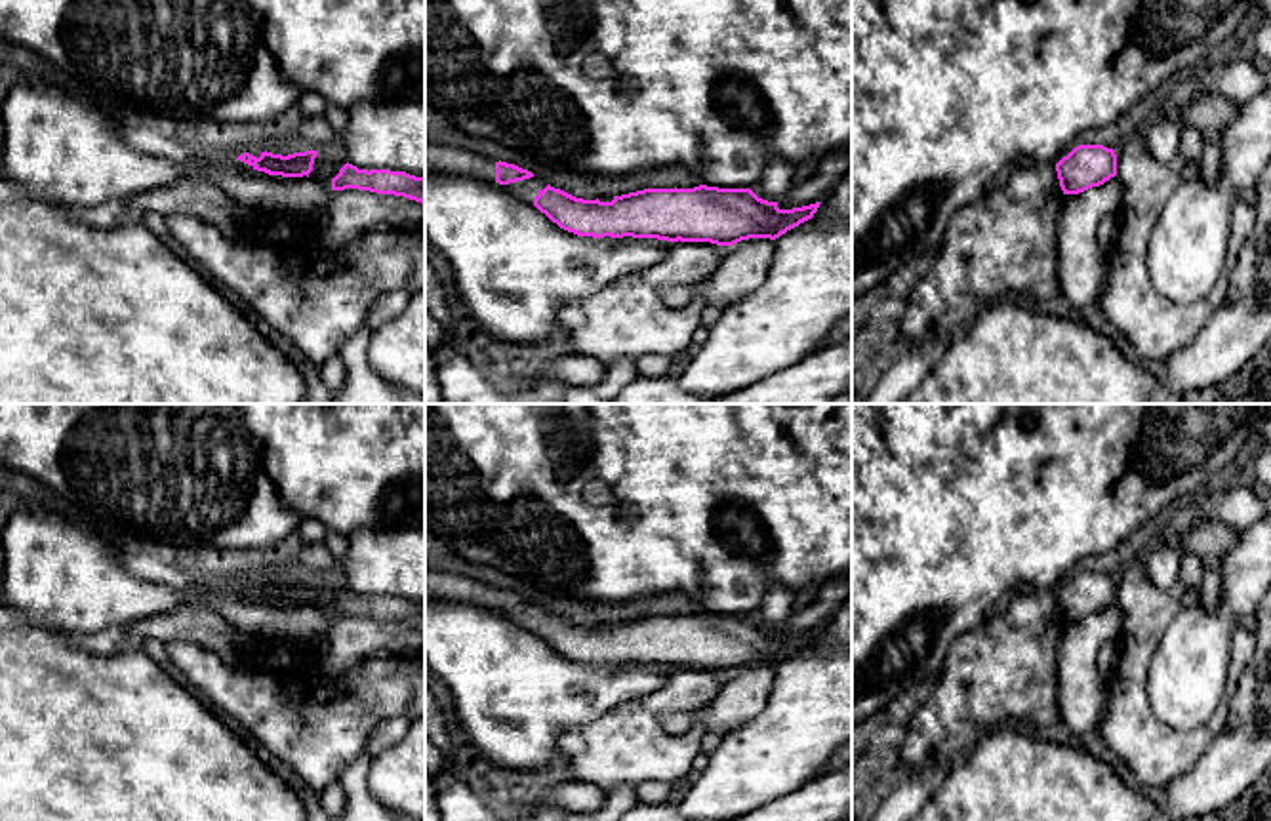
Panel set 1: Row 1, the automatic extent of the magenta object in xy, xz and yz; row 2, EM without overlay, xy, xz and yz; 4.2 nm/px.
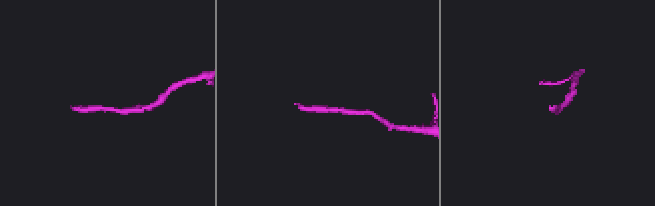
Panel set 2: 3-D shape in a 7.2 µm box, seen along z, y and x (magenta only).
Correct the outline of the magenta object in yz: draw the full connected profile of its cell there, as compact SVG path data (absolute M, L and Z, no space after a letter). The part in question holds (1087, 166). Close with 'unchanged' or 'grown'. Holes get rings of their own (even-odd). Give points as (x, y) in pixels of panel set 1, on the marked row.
M1079 145L1056 164L1063 194L1079 194L1117 175L1117 154L1103 145Z; unchanged

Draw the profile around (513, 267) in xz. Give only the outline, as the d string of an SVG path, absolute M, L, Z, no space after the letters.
M425 173L425 236L446 257L455 291L492 339L551 345L564 331L556 309L657 265L671 242L602 246L560 229L503 185Z

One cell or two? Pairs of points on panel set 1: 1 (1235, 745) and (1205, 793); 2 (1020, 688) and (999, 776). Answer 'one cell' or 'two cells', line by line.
1: one cell
2: two cells

